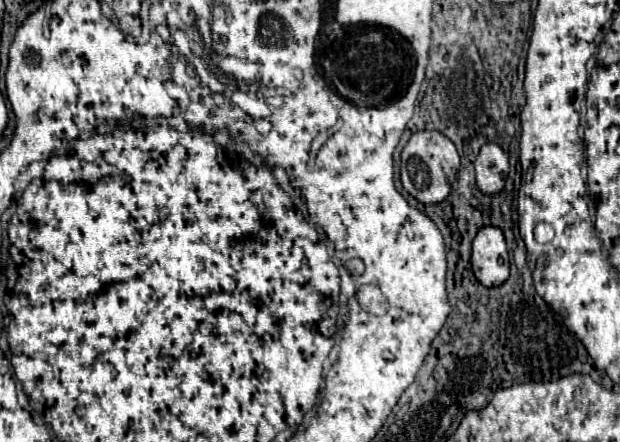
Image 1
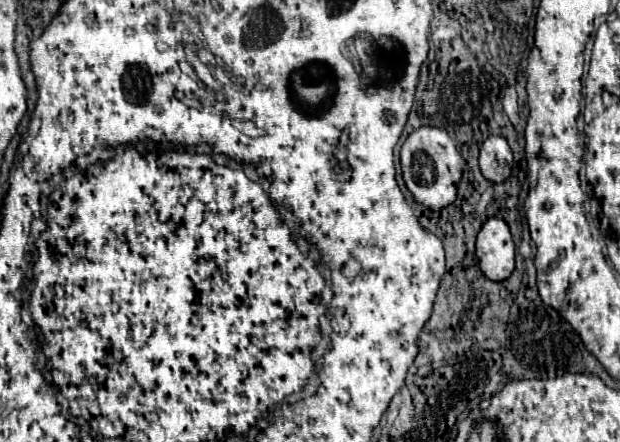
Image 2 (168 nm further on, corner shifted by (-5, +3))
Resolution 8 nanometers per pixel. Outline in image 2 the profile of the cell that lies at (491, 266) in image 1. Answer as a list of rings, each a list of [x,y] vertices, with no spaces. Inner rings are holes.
[[[491,217],[477,235],[477,259],[483,275],[491,281],[507,279],[515,269],[515,243],[509,225]]]

